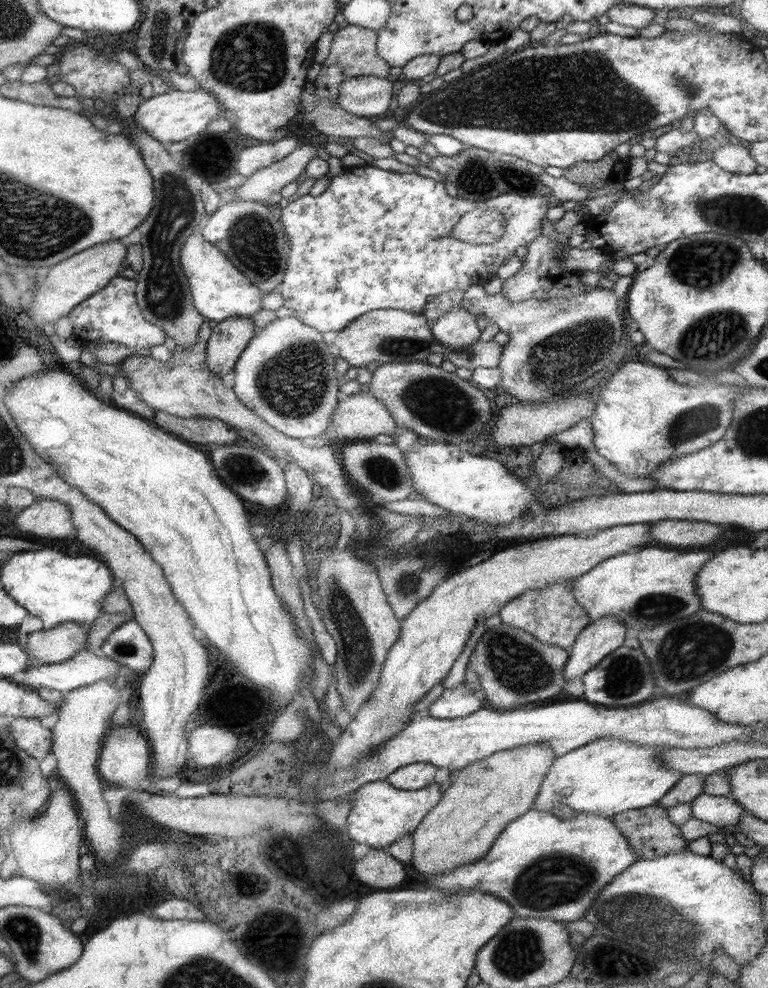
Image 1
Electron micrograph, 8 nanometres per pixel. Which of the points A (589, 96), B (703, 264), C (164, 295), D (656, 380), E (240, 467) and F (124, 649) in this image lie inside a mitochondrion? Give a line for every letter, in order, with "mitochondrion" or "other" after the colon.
A: mitochondrion
B: mitochondrion
C: mitochondrion
D: other
E: mitochondrion
F: mitochondrion

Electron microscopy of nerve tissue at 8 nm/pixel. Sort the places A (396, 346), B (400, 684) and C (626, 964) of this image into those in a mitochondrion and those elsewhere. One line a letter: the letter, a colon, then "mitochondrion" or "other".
A: mitochondrion
B: other
C: mitochondrion

